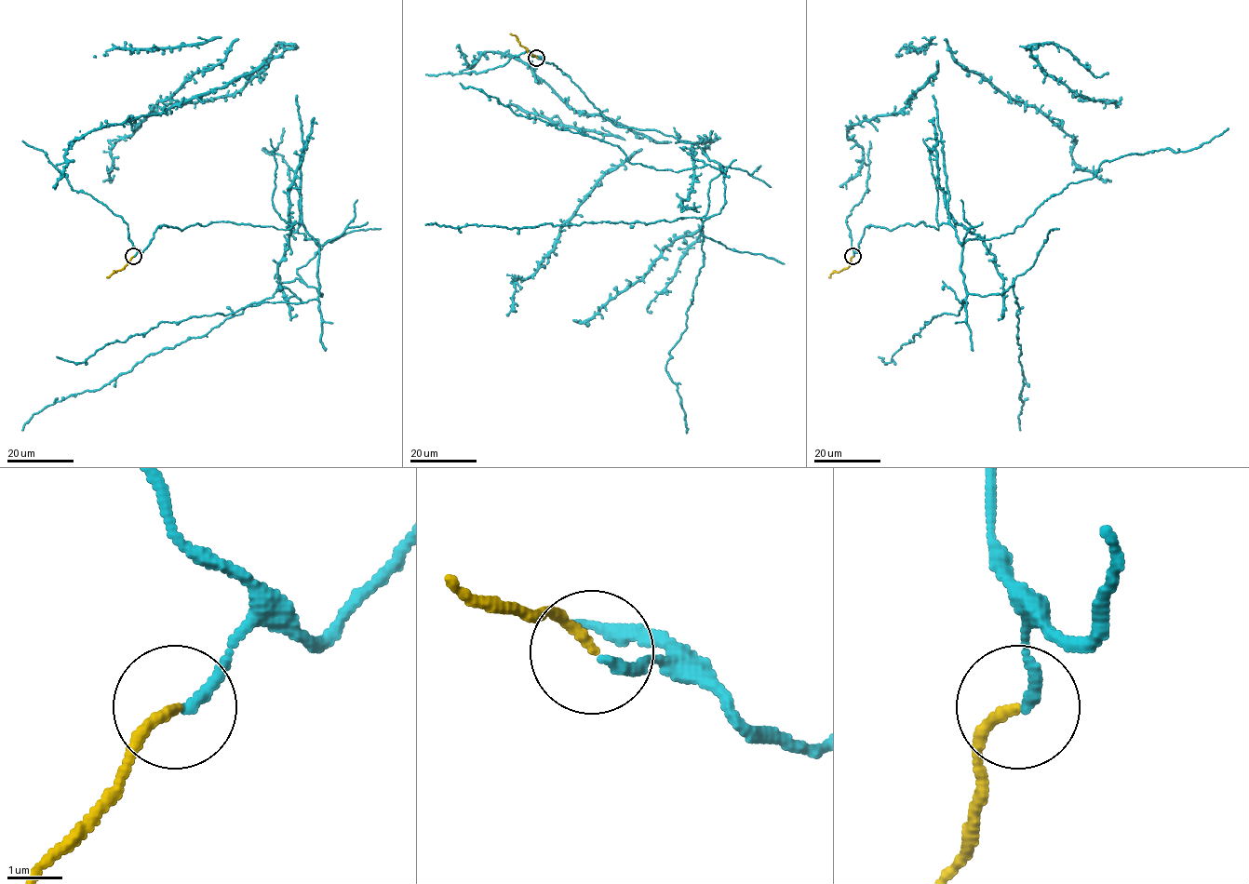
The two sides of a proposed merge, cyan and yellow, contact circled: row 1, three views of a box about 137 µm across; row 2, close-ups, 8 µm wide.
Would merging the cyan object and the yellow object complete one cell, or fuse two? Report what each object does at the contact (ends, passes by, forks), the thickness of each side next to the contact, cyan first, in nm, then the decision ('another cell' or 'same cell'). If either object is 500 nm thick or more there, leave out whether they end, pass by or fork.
cyan ends | yellow ends | 200/180 nm | same cell

